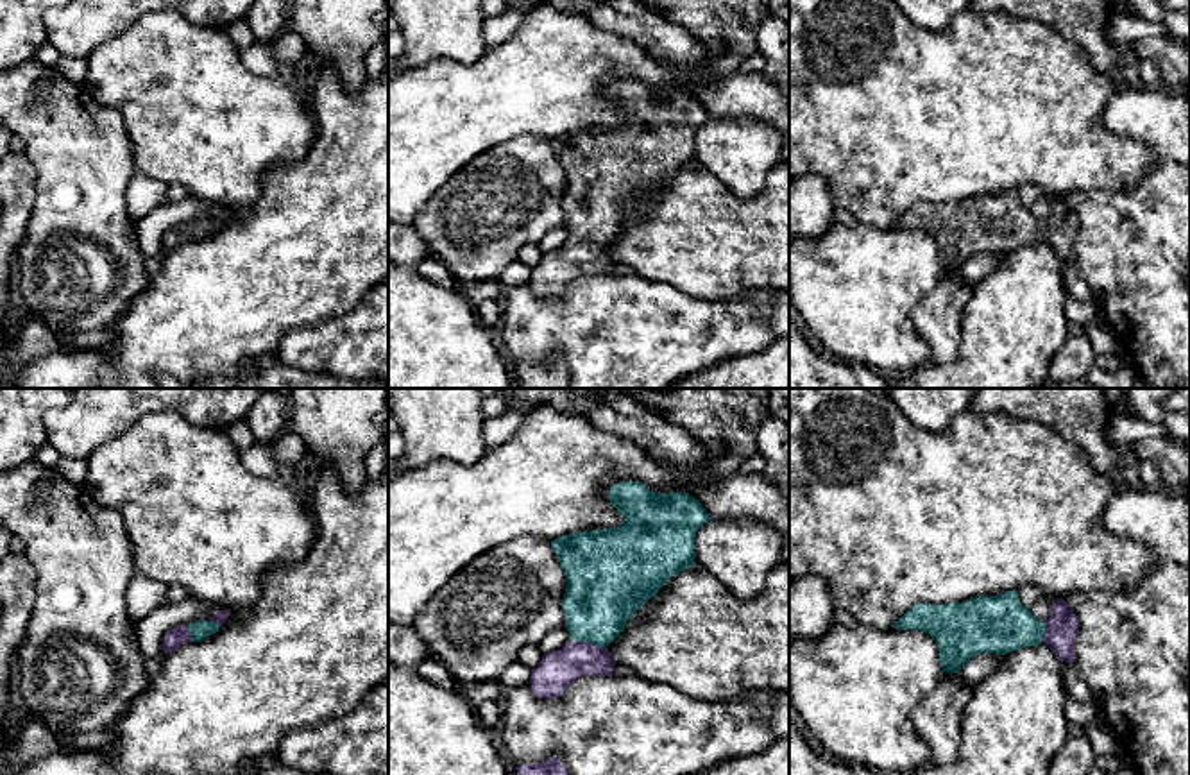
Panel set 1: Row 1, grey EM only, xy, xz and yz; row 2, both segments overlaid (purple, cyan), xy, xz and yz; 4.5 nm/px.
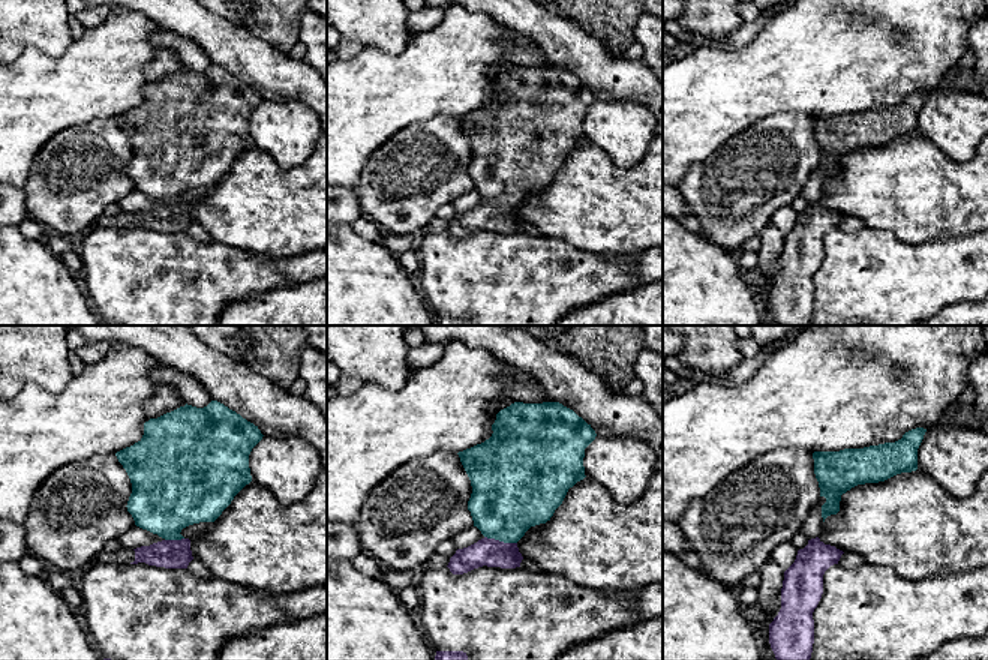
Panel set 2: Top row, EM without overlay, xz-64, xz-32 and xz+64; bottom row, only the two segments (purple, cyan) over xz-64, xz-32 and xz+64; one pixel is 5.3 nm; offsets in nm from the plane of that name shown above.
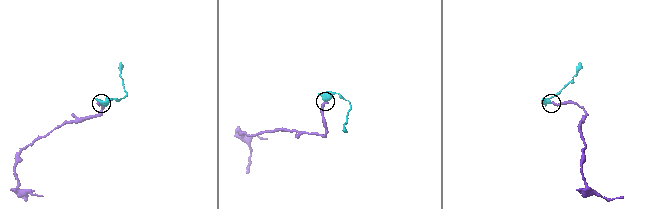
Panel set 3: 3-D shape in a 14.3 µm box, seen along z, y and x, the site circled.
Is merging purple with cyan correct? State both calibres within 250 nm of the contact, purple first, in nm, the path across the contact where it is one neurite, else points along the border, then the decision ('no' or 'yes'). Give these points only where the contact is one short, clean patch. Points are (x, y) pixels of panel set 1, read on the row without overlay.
calibres 170 and 340 nm; way xz (557, 269), (587, 242), (603, 190); yes

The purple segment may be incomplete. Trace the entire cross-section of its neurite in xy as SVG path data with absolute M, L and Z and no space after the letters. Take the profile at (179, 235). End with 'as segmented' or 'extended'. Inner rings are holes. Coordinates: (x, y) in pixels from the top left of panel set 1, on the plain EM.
M224 208L222 211L211 215L208 220L195 220L168 229L163 236L161 249L172 252L188 242L208 238L209 234L218 231L229 213L231 208Z; extended

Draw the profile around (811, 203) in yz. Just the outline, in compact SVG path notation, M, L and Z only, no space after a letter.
M818 174L789 181L789 238L820 238L836 222L836 199L830 184Z

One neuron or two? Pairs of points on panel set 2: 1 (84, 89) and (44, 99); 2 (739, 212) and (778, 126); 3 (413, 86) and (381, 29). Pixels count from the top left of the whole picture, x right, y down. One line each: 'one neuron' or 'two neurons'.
1: one neuron
2: one neuron
3: two neurons

